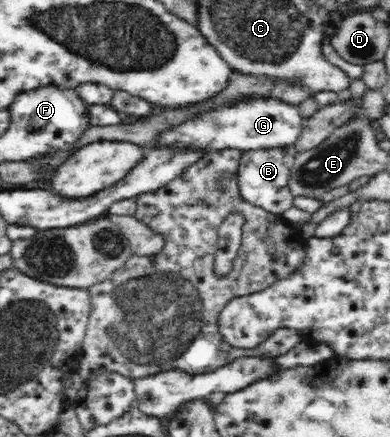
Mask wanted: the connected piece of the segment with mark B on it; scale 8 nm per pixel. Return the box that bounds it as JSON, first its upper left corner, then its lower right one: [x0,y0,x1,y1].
[238,145,297,215]

